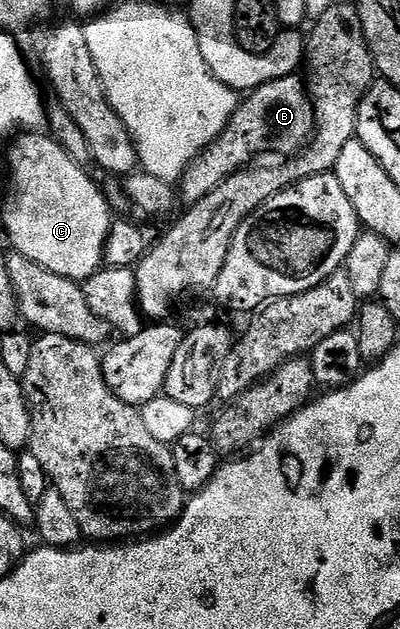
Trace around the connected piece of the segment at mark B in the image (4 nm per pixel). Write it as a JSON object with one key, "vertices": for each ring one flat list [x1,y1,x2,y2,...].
{"vertices":[[297,74,265,83,263,87,257,87,255,91,249,92,239,102,238,107,234,110,234,116,230,118,230,123,224,129,224,133,220,133,218,140,211,147,207,147,182,176,180,188,182,187,183,204,189,205,208,197,208,193,212,193,225,179,232,177,237,171,249,168,255,162,254,154,257,151,262,155,268,154,269,151,275,151,278,155,286,155,282,157,294,157,313,140,313,137,314,107,310,103,310,95,305,82]]}

